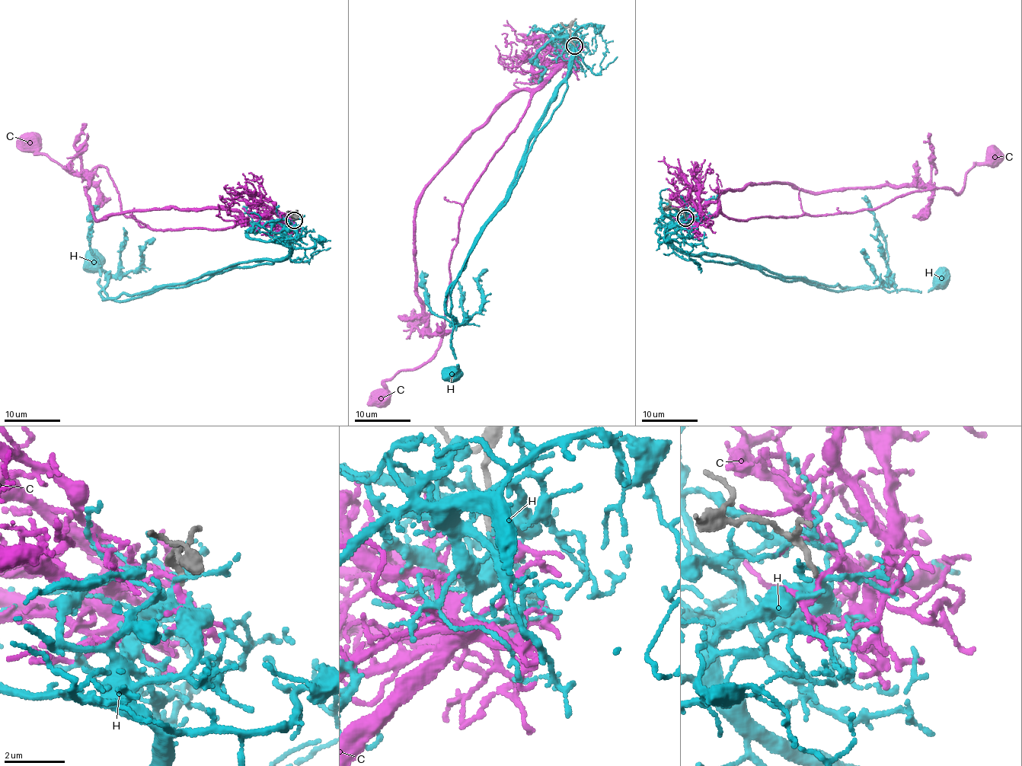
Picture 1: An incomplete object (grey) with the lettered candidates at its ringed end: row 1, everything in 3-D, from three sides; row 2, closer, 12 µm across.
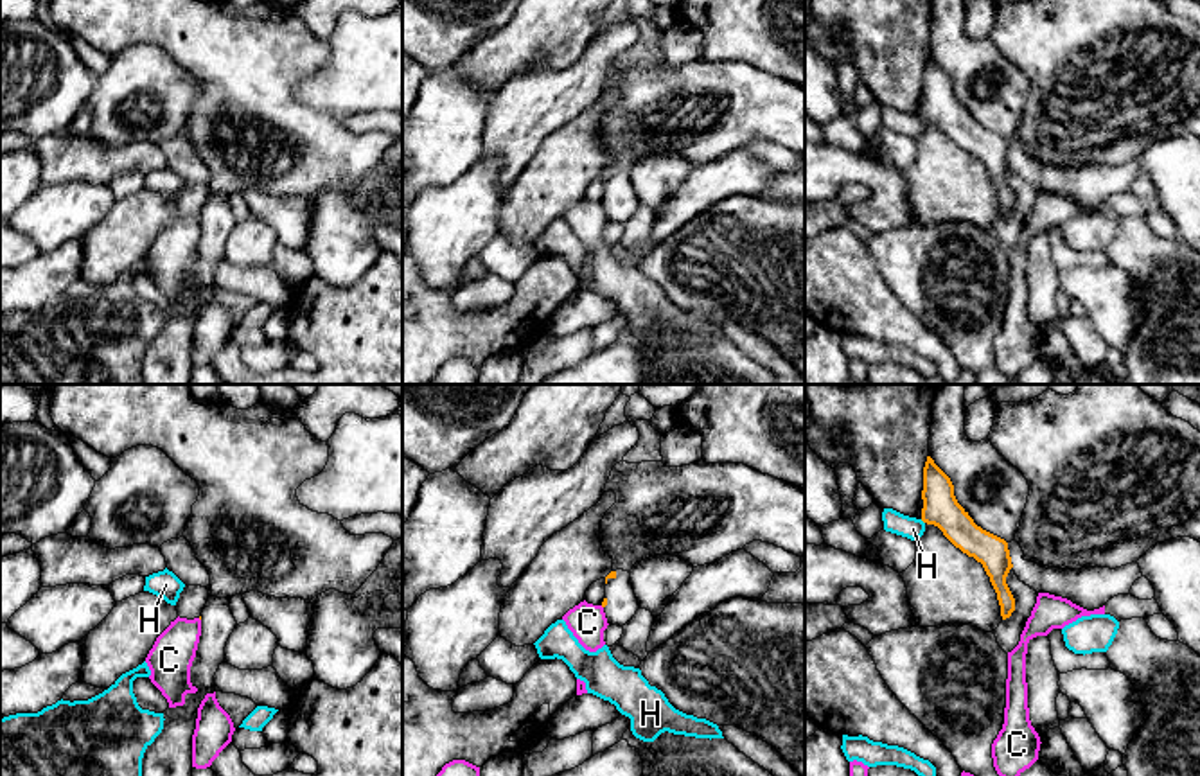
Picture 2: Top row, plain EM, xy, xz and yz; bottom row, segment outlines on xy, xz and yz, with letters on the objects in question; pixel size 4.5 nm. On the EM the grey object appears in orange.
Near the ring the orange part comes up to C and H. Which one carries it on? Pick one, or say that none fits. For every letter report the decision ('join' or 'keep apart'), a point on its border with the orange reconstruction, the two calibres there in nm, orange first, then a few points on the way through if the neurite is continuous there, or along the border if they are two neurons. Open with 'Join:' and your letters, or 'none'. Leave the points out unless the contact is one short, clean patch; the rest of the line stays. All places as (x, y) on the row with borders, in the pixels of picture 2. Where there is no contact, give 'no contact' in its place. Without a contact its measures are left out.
Join: none
C: keep apart; no contact
H: keep apart; no contact

